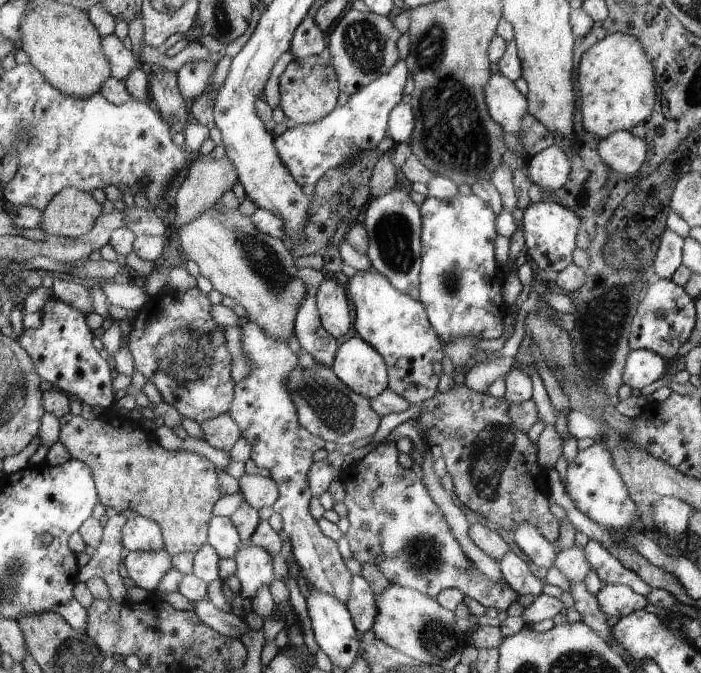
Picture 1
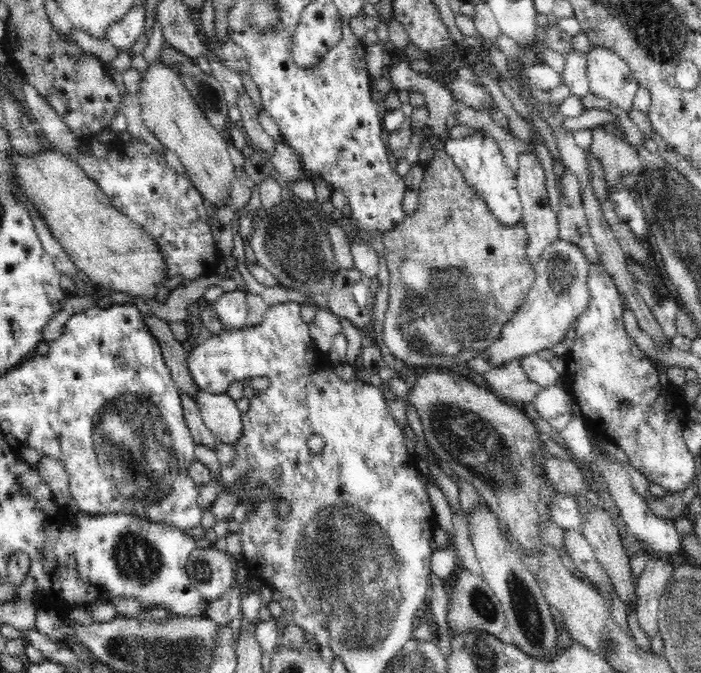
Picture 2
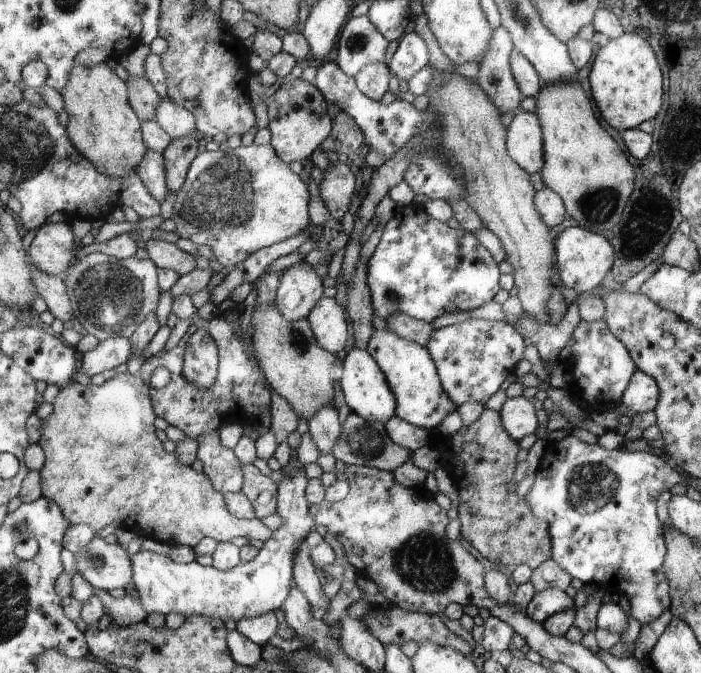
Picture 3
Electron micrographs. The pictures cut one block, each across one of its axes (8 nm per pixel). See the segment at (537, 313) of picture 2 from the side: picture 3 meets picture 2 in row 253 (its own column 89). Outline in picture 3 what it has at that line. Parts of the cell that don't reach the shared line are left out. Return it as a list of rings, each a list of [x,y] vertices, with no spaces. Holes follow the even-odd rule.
[[[96,536],[74,556],[78,574],[95,589],[110,592],[114,588],[125,588],[132,580],[133,566],[118,542],[108,543]]]

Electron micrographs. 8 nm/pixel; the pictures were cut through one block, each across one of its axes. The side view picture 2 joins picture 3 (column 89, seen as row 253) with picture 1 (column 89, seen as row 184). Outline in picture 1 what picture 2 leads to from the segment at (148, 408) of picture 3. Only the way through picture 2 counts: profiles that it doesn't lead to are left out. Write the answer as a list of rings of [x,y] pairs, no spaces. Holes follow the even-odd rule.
[[[68,412],[59,421],[59,441],[72,459],[91,467],[105,508],[114,508],[118,513],[134,510],[157,522],[162,527],[164,549],[170,556],[195,554],[207,544],[209,522],[215,504],[222,498],[217,466],[208,458],[188,451],[167,451],[138,425],[118,424],[112,415],[87,420]]]

